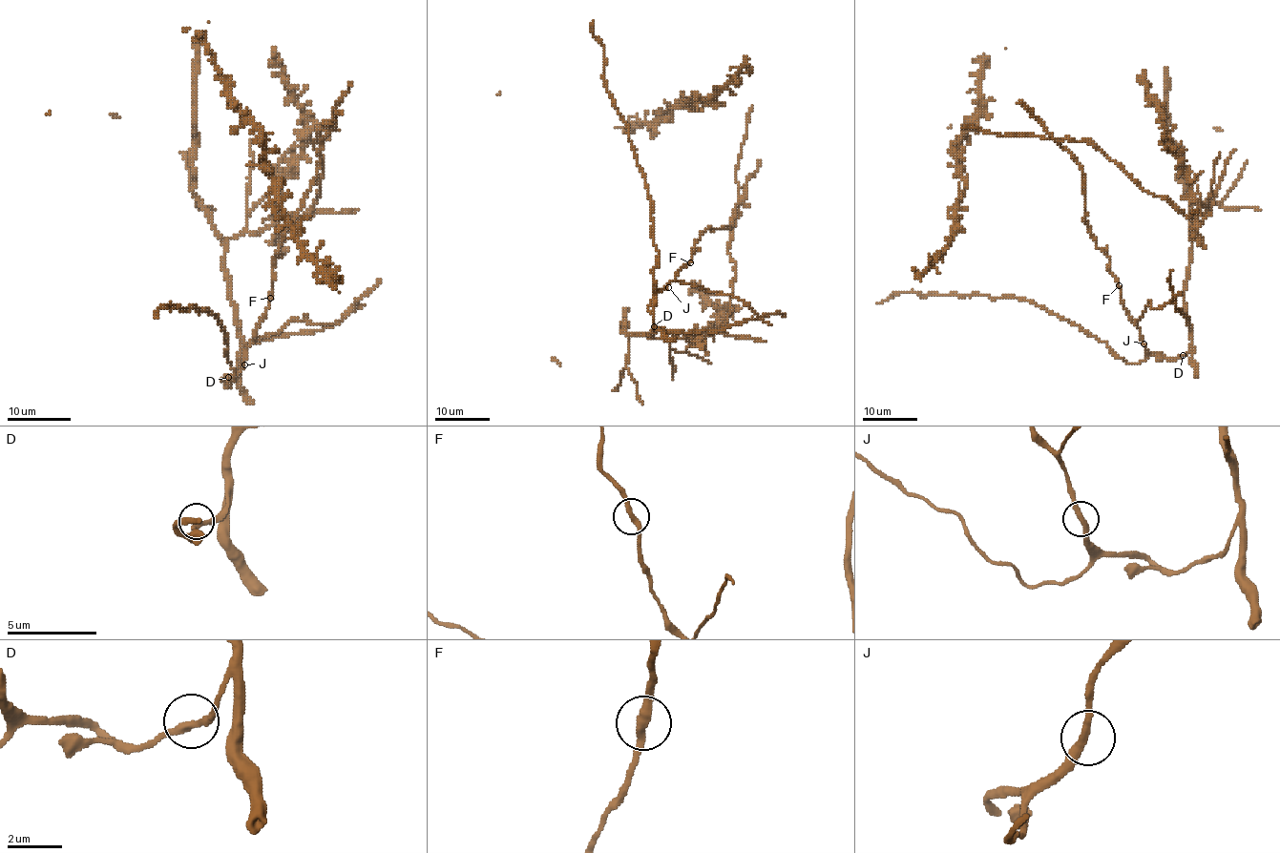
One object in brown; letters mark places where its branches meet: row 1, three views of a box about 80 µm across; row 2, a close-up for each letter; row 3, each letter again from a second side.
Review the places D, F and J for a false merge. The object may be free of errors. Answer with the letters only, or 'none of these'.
none of these

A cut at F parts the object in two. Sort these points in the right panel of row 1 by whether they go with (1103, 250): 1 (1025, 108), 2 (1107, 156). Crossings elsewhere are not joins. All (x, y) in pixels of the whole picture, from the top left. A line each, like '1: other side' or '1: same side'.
1: same side
2: other side

